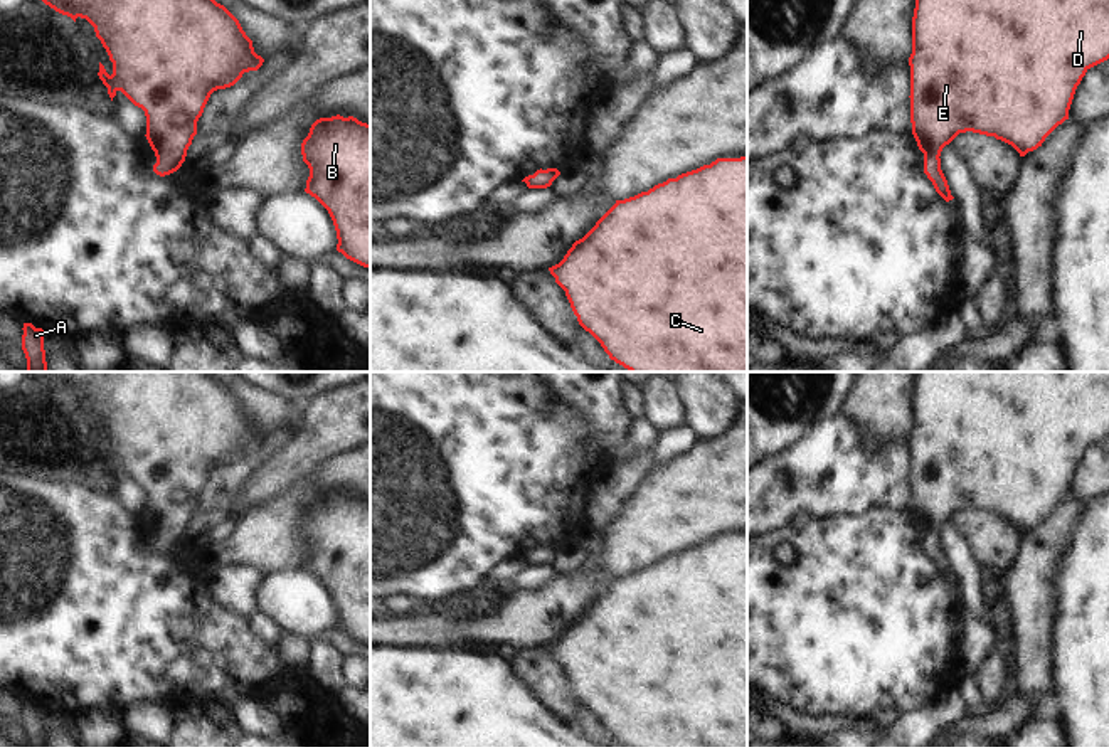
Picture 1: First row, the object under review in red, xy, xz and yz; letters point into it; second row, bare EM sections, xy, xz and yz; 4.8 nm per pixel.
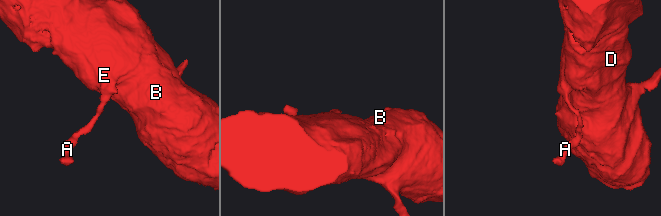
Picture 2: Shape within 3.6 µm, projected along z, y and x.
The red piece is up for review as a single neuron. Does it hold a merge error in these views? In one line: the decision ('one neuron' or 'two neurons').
one neuron

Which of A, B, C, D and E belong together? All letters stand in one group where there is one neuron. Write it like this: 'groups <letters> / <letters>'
groups A B C D E

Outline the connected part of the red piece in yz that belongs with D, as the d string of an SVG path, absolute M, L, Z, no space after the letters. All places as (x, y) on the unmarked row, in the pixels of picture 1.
M915 372L910 500L936 569L954 575L939 533L959 510L995 513L1025 533L1069 496L1082 454L1107 436L1109 372Z

